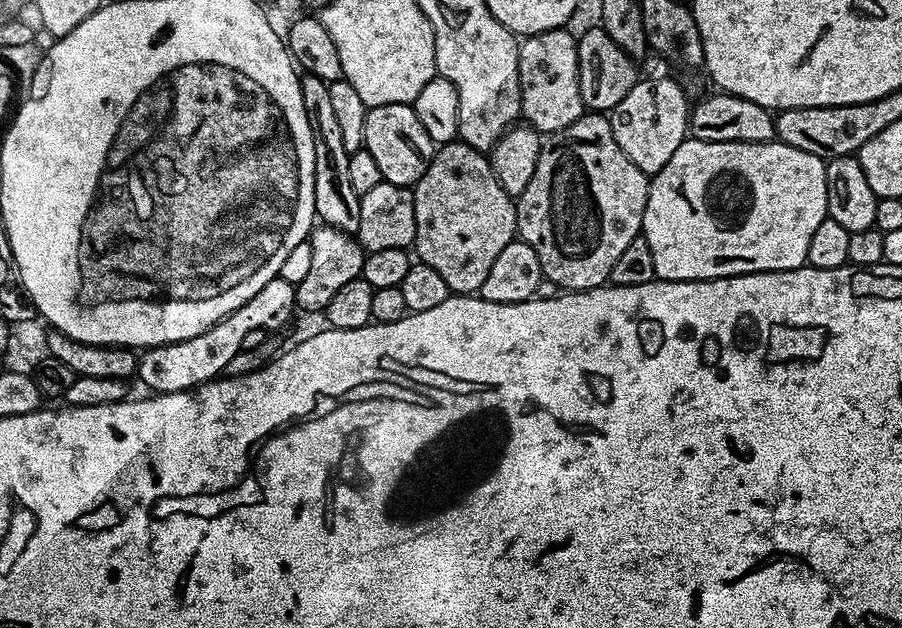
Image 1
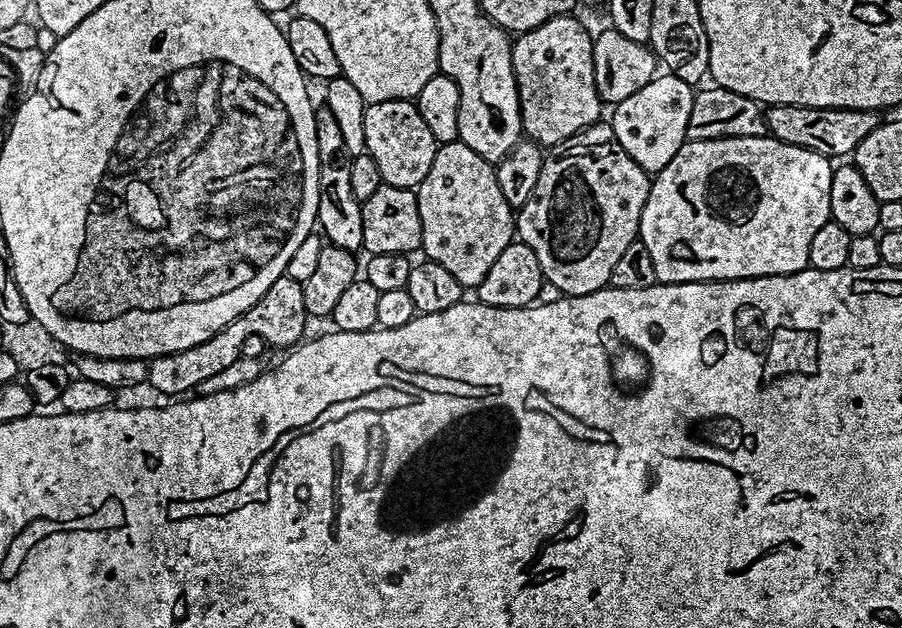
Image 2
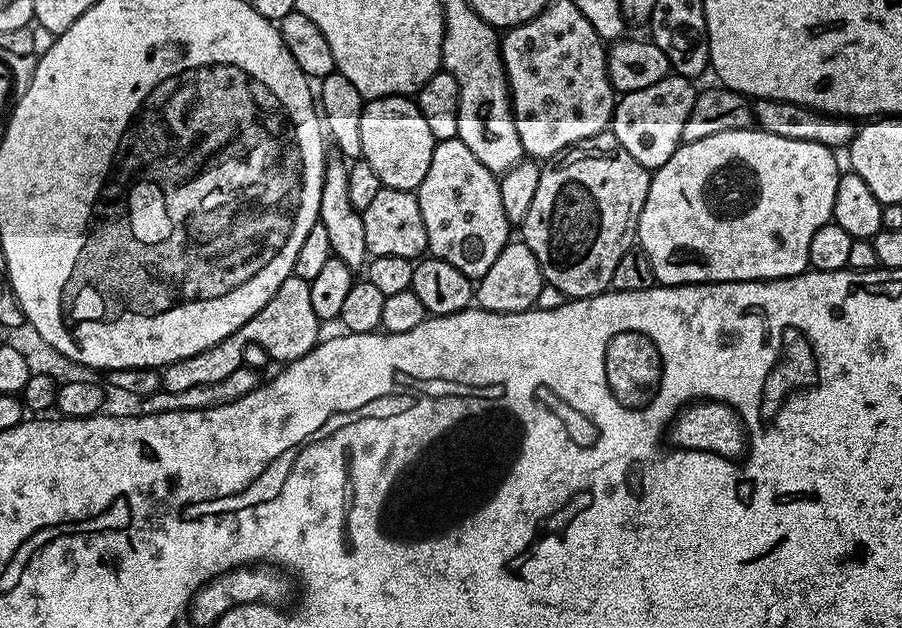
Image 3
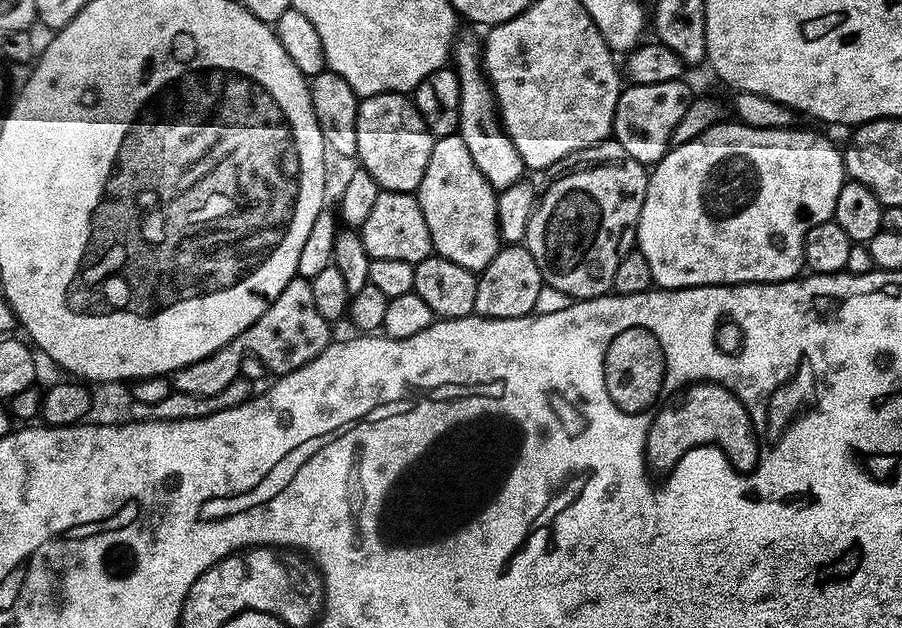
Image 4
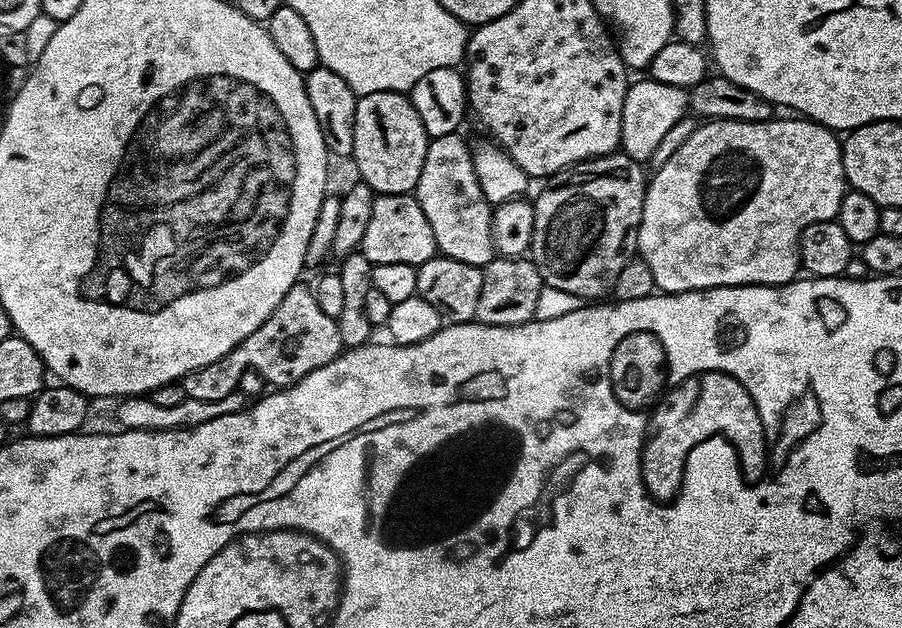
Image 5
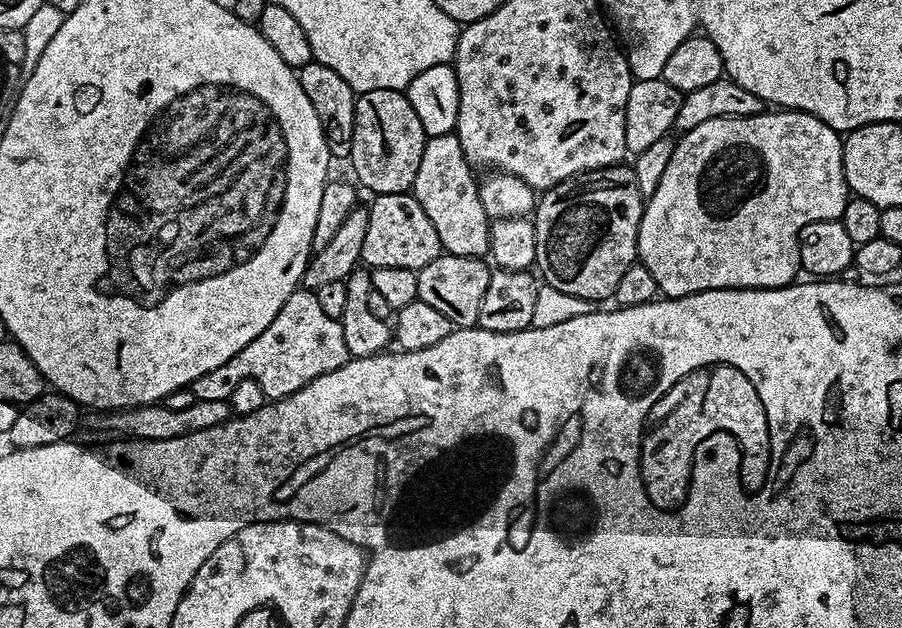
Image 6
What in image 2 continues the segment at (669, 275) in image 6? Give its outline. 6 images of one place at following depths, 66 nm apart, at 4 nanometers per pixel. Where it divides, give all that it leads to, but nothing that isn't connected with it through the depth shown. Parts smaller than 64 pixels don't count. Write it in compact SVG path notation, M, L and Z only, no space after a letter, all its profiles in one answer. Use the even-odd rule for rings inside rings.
M759 136L758 138L714 138L713 140L688 140L678 150L678 154L674 154L674 158L670 158L670 162L662 169L661 172L655 173L652 180L652 189L646 198L646 206L642 210L642 218L640 219L640 234L638 239L646 246L646 250L650 250L650 258L654 262L654 274L657 281L661 284L689 284L690 282L698 282L699 280L745 280L746 278L754 278L755 276L781 276L782 274L794 274L800 272L804 268L809 267L808 259L810 258L810 242L814 238L814 234L822 226L830 223L832 215L830 214L830 182L832 181L833 161L829 157L818 154L814 150L806 150L802 146L790 146L781 140L775 140L773 136Z

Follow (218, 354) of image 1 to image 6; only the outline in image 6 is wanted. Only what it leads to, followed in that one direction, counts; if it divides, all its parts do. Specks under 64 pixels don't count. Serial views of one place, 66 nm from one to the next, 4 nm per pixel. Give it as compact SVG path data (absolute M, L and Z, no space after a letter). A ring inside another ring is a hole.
M297 290L282 302L282 310L274 314L274 322L254 338L230 362L222 362L210 374L202 374L192 385L192 393L197 400L206 402L229 401L238 384L247 379L258 382L269 401L281 400L294 395L302 386L314 382L314 378L322 378L322 374L330 374L330 370L338 370L349 360L346 350L346 338L342 335L340 321L330 318L318 303L315 291Z

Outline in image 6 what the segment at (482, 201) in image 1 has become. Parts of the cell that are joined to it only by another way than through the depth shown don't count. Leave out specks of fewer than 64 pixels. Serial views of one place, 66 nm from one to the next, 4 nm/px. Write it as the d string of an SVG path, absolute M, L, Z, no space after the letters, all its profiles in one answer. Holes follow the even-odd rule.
M451 132L441 136L429 136L422 150L422 162L418 162L418 174L410 189L411 195L426 210L426 218L434 222L438 230L441 249L449 256L489 255L486 210L482 210L480 185L477 173L469 164L462 150L462 142Z

